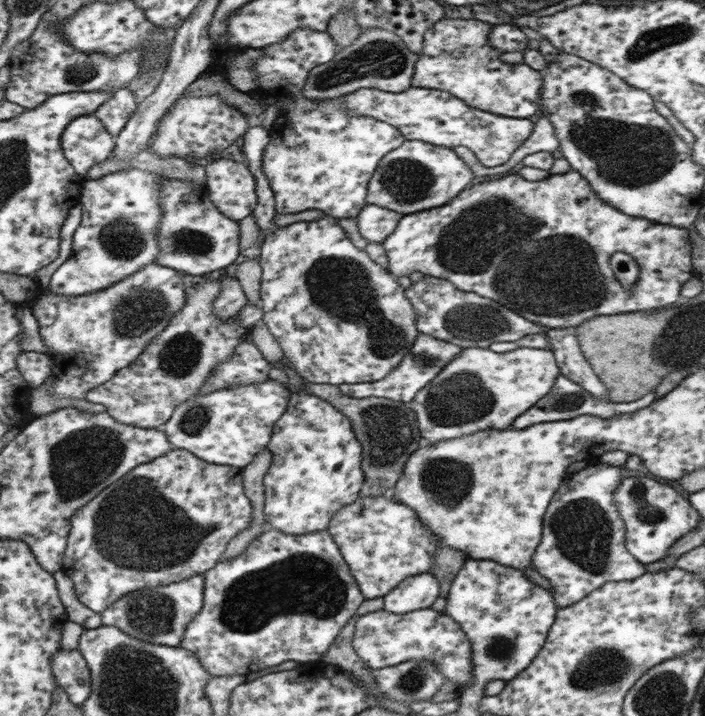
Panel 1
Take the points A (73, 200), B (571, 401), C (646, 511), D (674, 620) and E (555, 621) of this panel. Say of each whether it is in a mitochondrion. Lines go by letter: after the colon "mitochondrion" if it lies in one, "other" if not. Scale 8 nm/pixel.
A: other
B: mitochondrion
C: mitochondrion
D: other
E: other

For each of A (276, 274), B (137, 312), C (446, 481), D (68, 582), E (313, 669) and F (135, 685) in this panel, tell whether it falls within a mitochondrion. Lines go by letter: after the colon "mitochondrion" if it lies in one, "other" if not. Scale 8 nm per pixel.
A: other
B: mitochondrion
C: mitochondrion
D: other
E: other
F: mitochondrion

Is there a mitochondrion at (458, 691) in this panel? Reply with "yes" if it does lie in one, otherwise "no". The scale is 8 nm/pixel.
no

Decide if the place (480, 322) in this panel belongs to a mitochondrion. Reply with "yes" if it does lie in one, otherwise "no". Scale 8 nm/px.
yes

